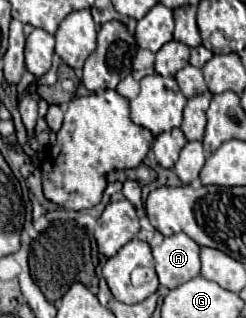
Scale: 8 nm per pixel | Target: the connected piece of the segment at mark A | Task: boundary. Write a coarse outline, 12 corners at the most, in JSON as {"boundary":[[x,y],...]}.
{"boundary":[[186,233],[152,249],[160,285],[200,275],[200,245]]}

